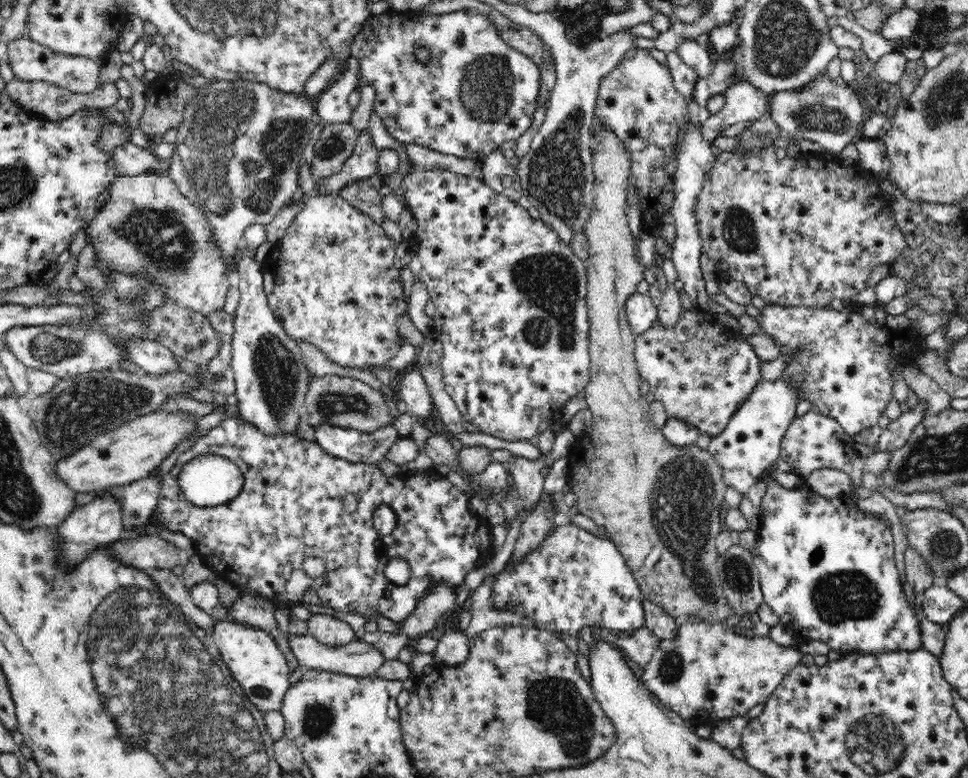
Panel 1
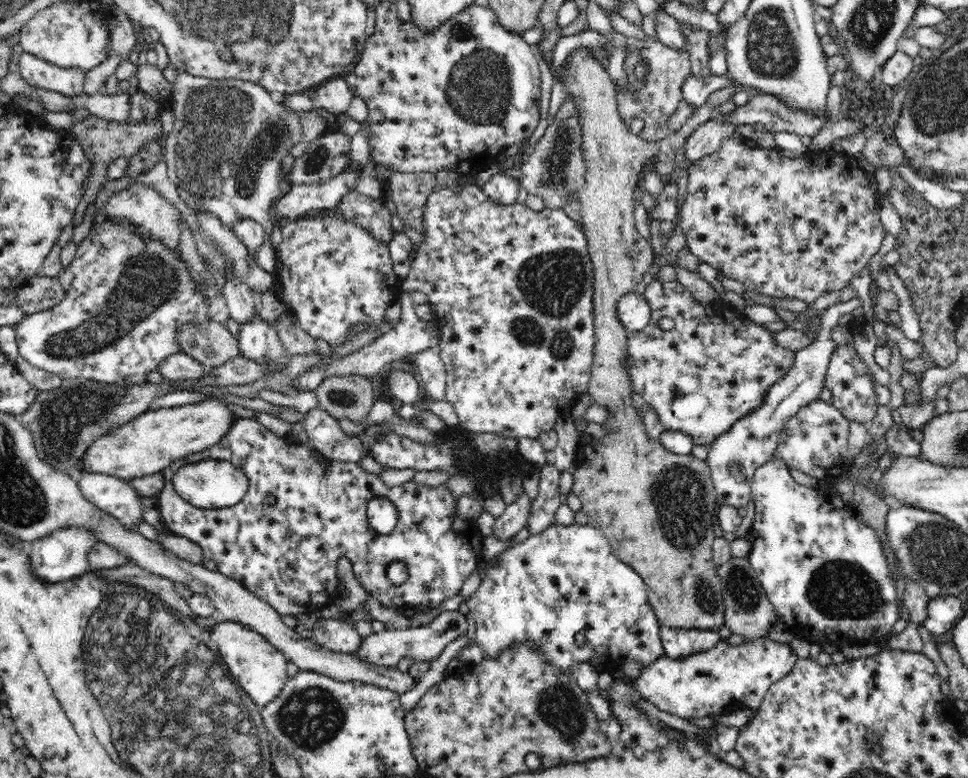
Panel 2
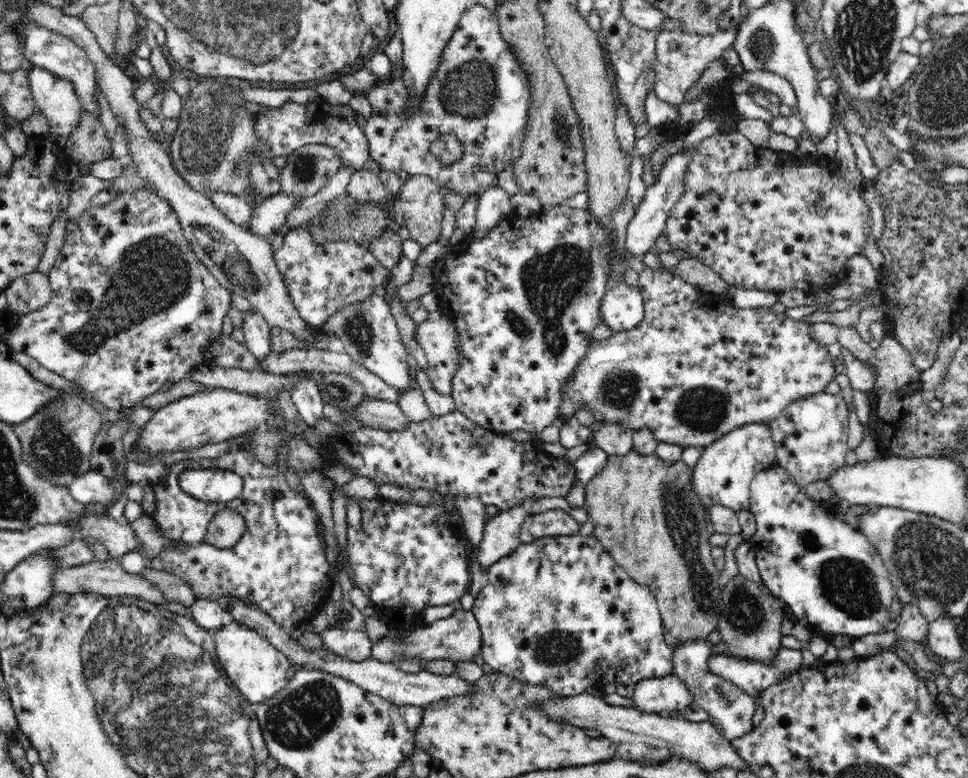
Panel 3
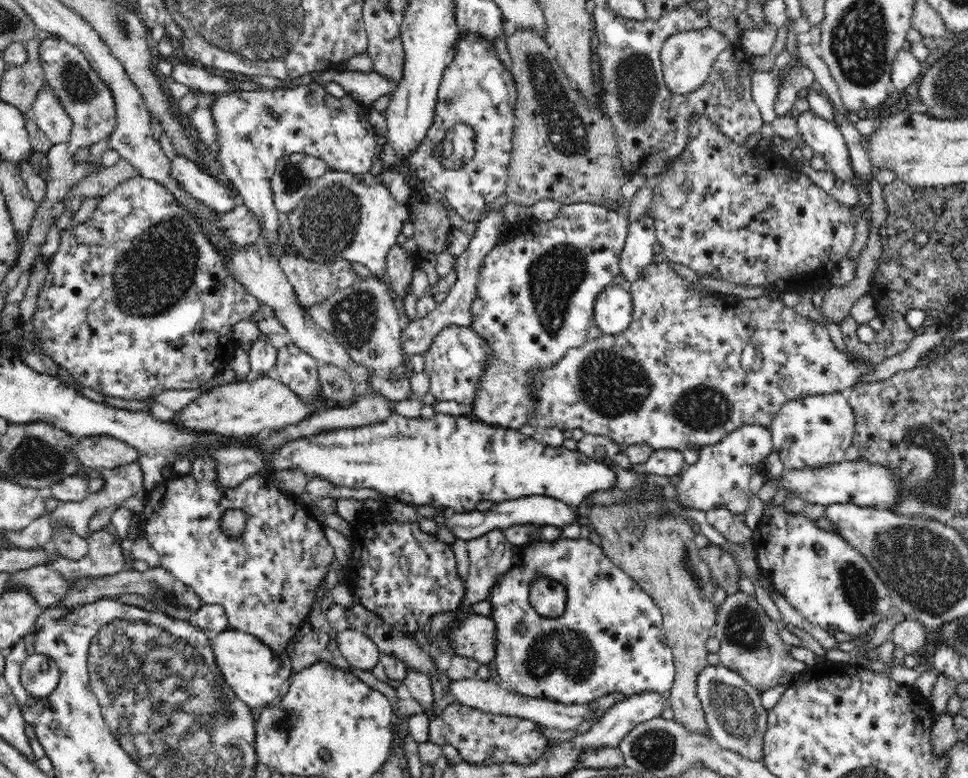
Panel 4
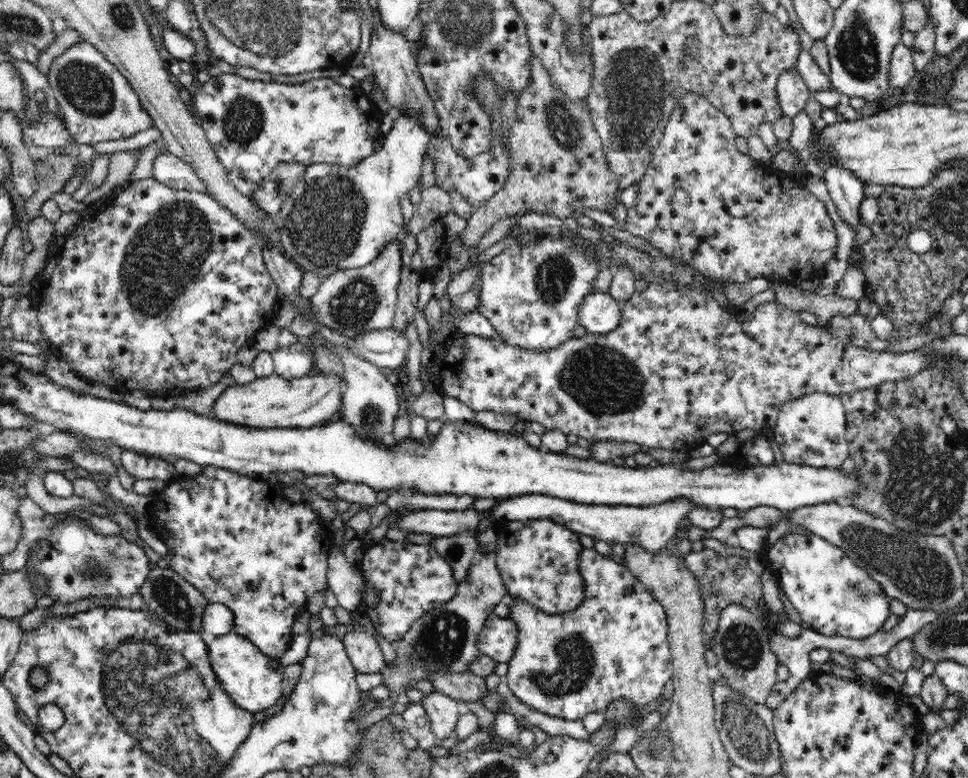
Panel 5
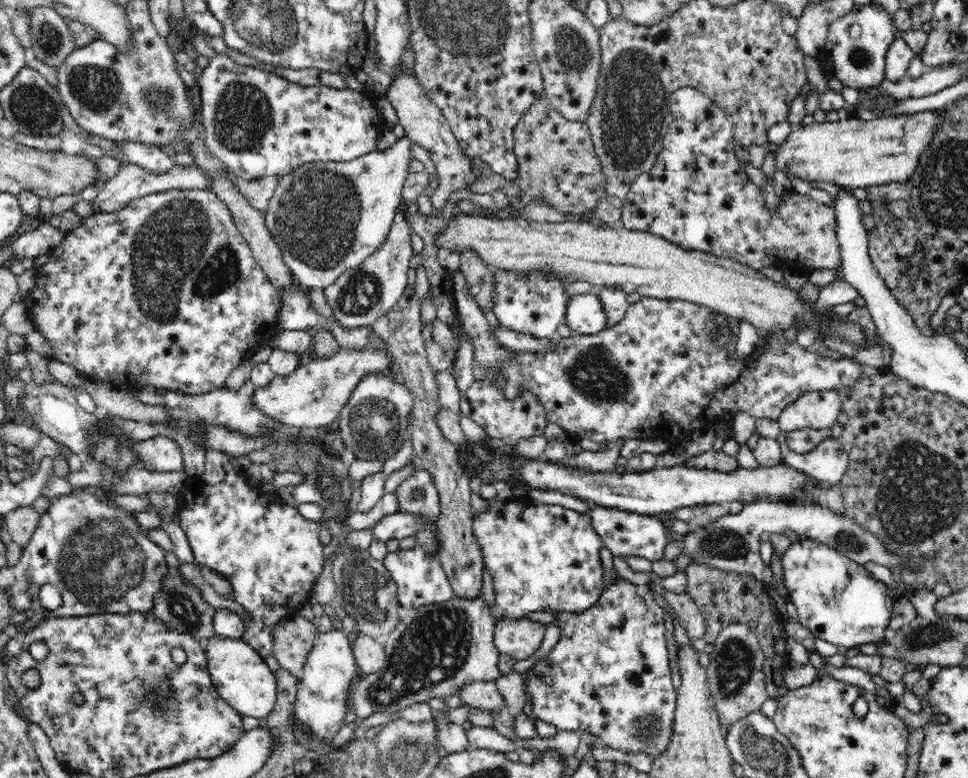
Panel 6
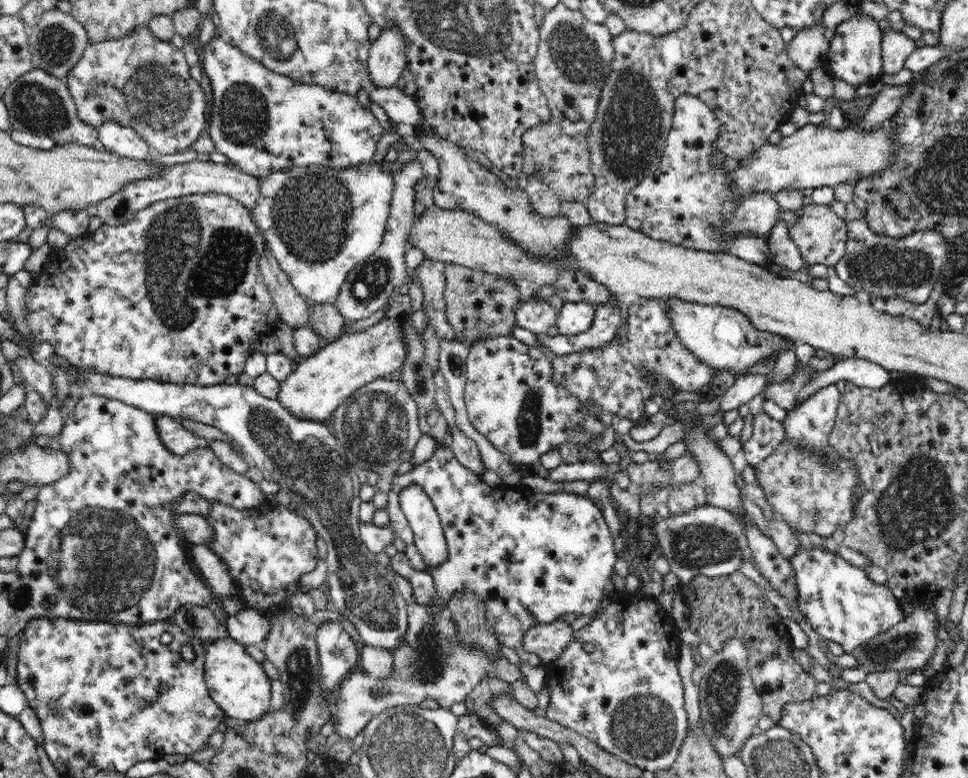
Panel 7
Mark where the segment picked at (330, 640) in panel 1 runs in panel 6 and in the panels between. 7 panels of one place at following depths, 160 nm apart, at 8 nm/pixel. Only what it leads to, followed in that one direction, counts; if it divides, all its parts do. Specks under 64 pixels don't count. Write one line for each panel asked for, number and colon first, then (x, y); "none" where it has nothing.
2: (334, 634)
3: (351, 644)
4: (360, 651)
5: (363, 649)
6: (369, 655)

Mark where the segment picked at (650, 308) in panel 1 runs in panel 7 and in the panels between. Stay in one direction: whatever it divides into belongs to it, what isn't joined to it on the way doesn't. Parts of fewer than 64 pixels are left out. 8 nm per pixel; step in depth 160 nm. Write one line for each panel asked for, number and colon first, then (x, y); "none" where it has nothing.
2: (634, 312)
3: (622, 308)
4: (613, 309)
5: (599, 313)
6: (584, 313)
7: (574, 318)

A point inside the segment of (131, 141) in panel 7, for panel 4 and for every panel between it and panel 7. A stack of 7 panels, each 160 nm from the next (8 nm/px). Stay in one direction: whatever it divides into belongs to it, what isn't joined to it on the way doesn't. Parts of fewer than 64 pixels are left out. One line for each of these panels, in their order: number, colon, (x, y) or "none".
4: (217, 194)
5: (168, 169)
6: (152, 158)

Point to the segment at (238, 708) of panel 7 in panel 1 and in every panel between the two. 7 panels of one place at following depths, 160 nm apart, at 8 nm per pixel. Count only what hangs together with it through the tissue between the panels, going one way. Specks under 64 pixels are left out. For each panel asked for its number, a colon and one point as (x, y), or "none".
1: (252, 655)
2: (259, 668)
3: (258, 669)
4: (255, 672)
5: (254, 681)
6: (239, 674)

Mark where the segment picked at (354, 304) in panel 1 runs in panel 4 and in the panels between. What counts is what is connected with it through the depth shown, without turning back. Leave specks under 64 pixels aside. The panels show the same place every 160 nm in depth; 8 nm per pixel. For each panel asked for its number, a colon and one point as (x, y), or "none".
2: (333, 274)
3: (323, 279)
4: (312, 283)

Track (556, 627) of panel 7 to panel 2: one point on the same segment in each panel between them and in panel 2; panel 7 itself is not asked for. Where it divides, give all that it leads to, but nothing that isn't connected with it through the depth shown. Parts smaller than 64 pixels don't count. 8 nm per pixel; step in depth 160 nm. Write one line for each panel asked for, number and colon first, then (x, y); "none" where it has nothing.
2: (425, 642)
3: (457, 638)
4: (477, 637)
5: (499, 639)
6: (520, 639)

